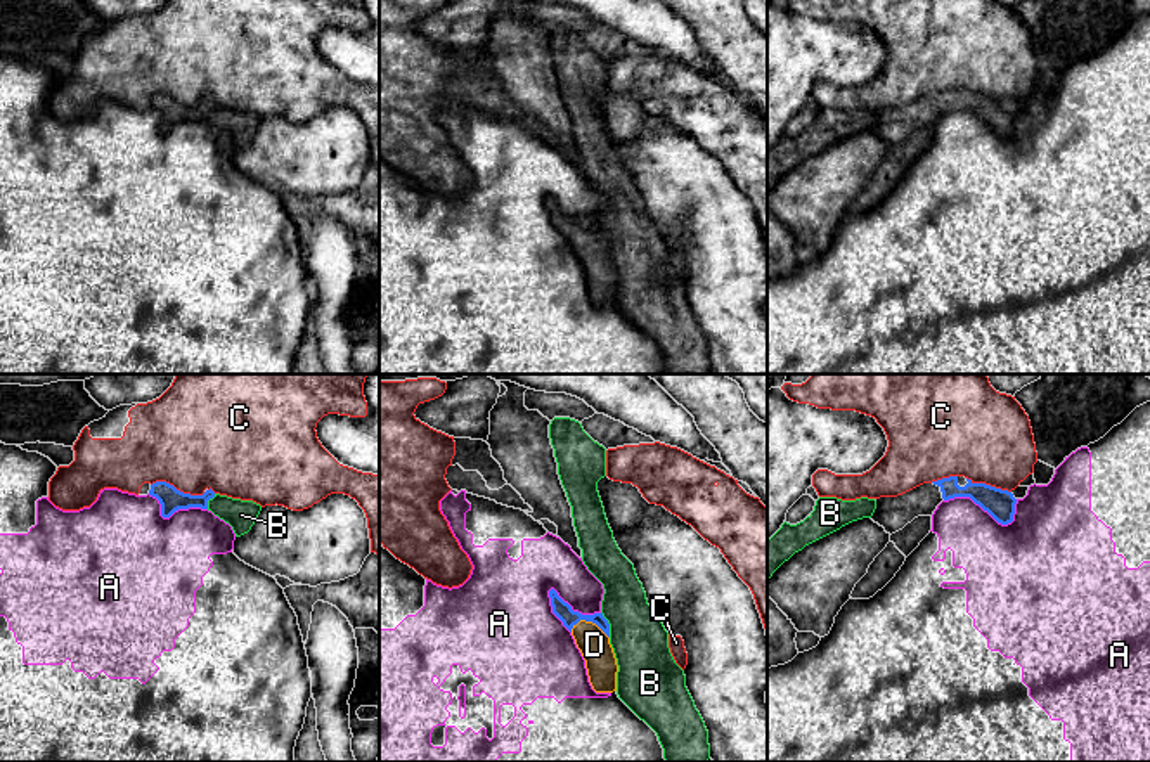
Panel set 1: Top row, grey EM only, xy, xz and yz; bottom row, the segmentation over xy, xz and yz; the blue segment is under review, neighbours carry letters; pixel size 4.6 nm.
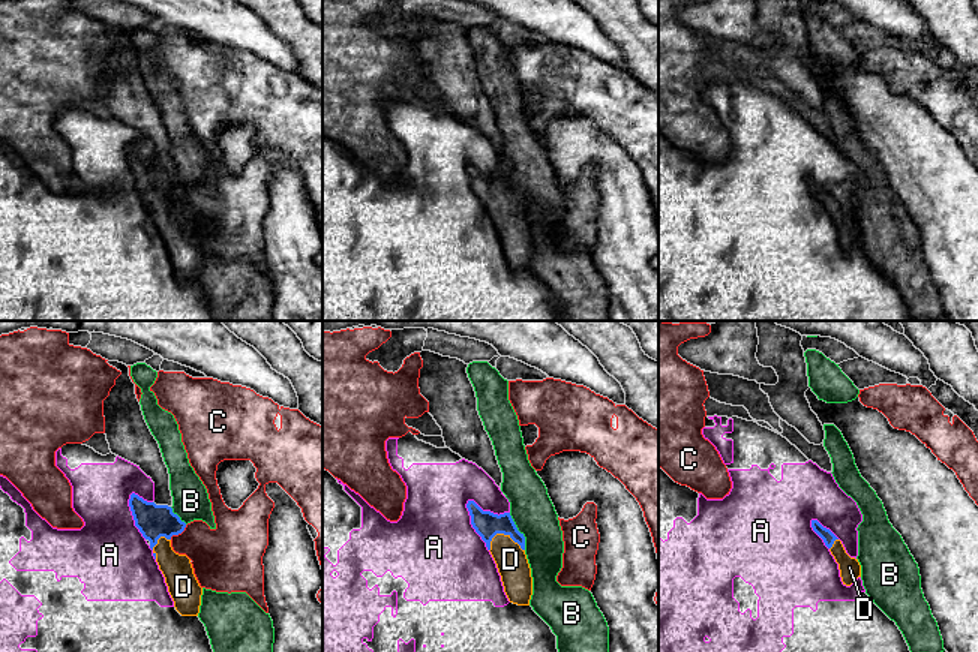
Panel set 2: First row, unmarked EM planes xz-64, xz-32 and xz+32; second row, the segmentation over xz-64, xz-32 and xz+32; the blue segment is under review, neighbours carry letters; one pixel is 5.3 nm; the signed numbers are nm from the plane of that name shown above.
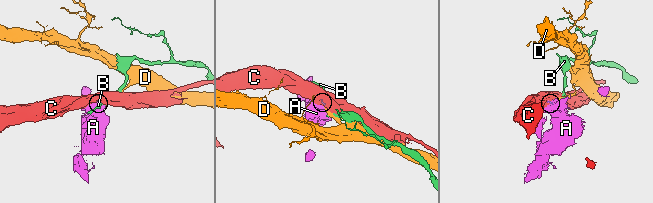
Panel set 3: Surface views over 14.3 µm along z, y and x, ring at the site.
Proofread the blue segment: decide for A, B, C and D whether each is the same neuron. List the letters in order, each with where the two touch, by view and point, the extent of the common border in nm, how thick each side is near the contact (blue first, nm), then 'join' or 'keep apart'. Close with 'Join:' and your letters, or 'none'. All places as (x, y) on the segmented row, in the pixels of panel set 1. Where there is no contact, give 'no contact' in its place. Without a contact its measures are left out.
A: contact xz (572, 610); length 260 nm; calibres 80 and 360 nm; keep apart
B: contact xz (608, 624); length 130 nm; calibres 80 and 260 nm; keep apart
C: contact xy (179, 490); length 260 nm; calibres 110 and 480 nm; keep apart
D: contact xz (589, 620); length 190 nm; calibres 80 and 140 nm; join
Join: D

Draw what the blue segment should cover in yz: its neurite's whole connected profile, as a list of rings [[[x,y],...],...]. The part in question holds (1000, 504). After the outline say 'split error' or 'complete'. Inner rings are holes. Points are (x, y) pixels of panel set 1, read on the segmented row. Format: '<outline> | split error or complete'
[[[949,476],[923,483],[897,497],[875,499],[876,509],[871,520],[892,535],[918,516],[932,516],[942,500],[954,497],[970,497],[1001,525],[1013,521],[1017,499],[1011,492],[973,483],[965,476]]] | split error

